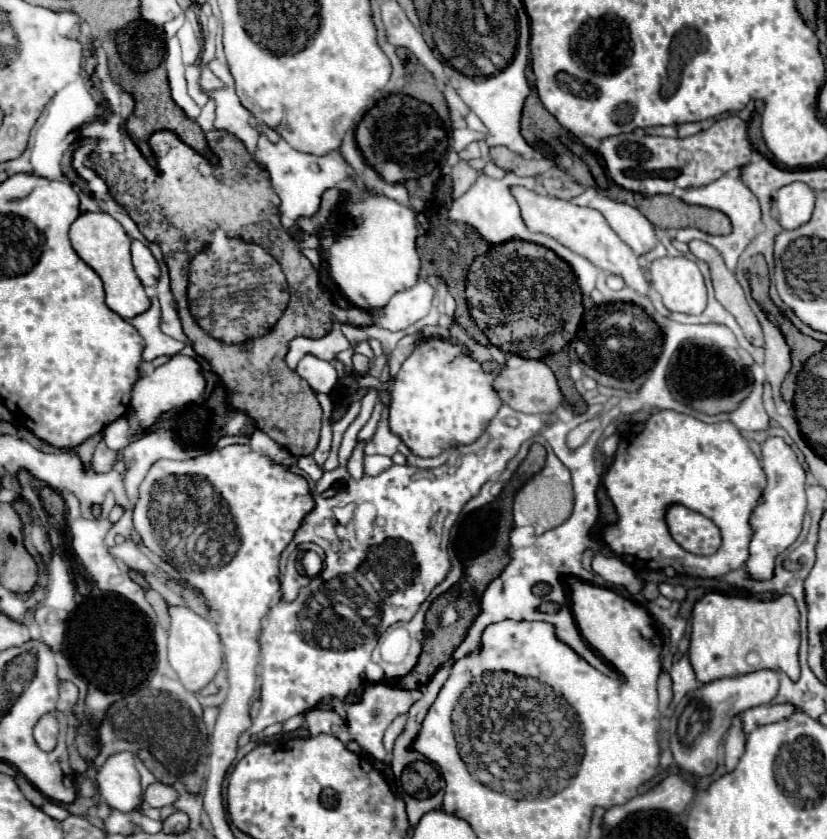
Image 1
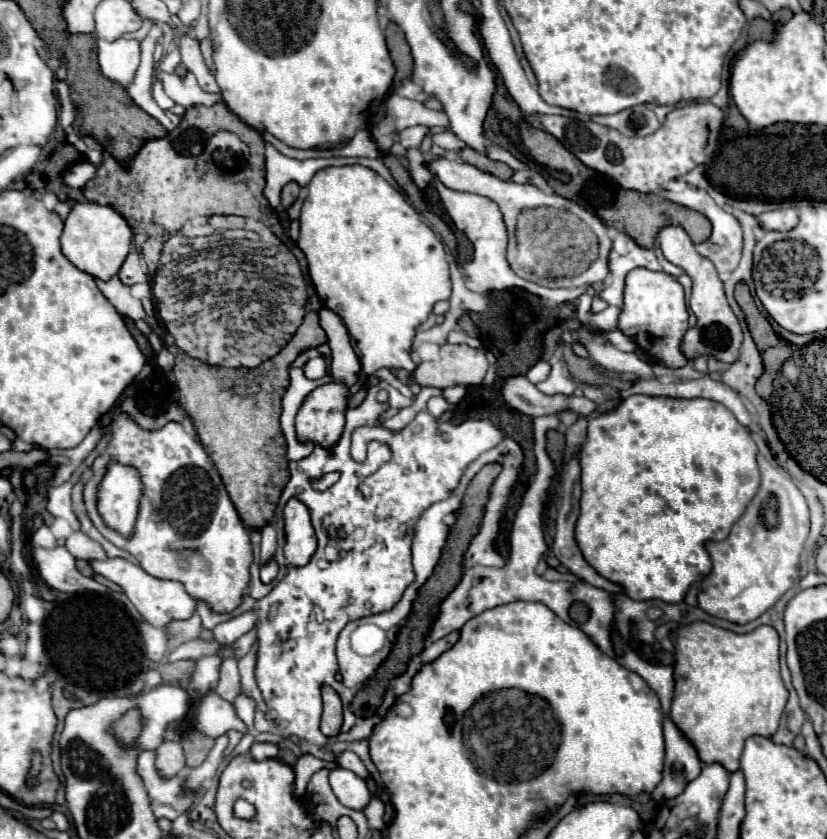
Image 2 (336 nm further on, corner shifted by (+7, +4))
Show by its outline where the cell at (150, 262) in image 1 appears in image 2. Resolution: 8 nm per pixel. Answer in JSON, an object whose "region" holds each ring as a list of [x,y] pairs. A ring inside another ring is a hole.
{"region":[[[131,251],[127,255],[127,259],[125,259],[125,263],[121,265],[117,275],[119,275],[121,283],[125,283],[125,285],[135,285],[135,283],[147,281],[149,277],[145,273],[145,265],[141,261],[141,253],[139,251]]]}

